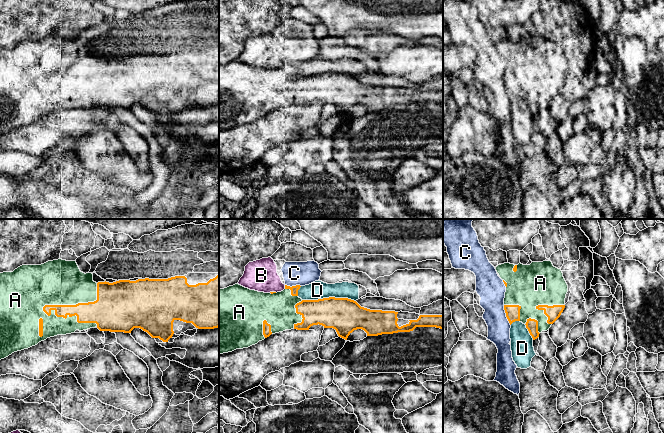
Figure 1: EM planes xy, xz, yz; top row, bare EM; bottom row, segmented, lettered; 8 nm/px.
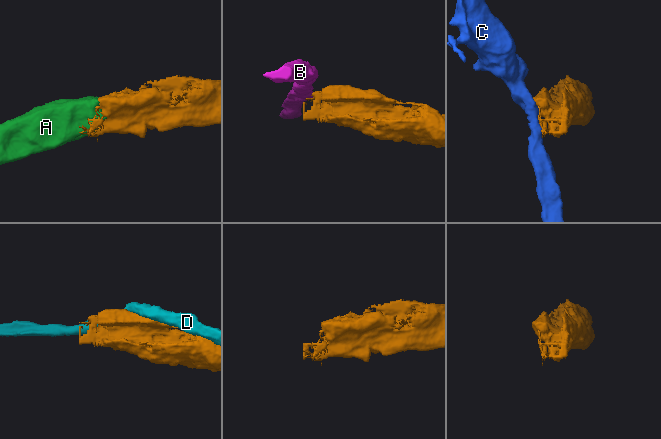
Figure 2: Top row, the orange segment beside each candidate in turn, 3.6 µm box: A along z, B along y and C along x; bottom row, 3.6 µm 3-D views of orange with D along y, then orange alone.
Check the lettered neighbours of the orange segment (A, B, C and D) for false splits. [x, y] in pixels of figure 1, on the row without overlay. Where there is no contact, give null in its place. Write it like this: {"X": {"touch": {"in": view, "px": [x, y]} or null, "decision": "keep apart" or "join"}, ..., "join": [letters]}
{"A": {"touch": {"in": "xy", "px": [76, 80]}, "decision": "join"}, "B": {"touch": {"in": "xz", "px": [285, 63]}, "decision": "keep apart"}, "C": {"touch": {"in": "yz", "px": [506, 91]}, "decision": "keep apart"}, "D": {"touch": {"in": "xz", "px": [329, 73]}, "decision": "keep apart"}, "join": ["A"]}

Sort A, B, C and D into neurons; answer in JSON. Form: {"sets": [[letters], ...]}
{"sets": [["A"], ["B"], ["C"], ["D"]]}

